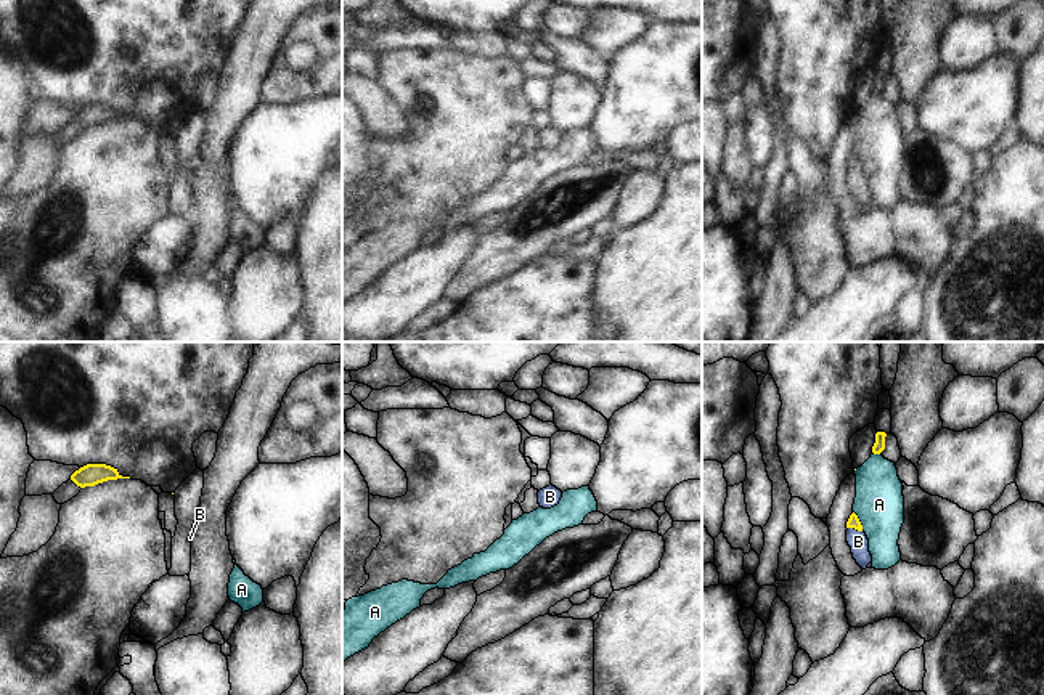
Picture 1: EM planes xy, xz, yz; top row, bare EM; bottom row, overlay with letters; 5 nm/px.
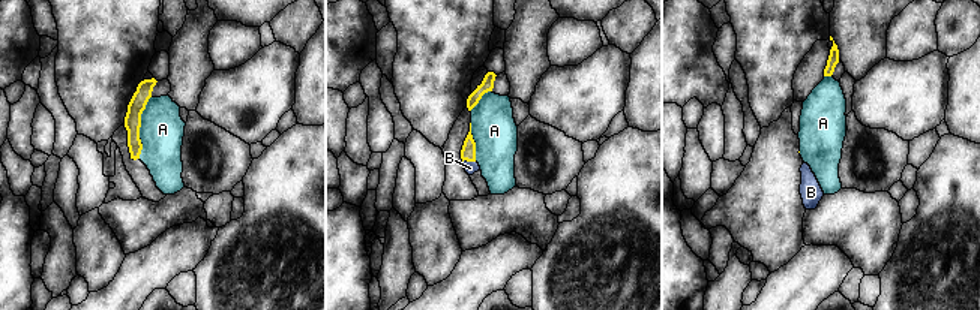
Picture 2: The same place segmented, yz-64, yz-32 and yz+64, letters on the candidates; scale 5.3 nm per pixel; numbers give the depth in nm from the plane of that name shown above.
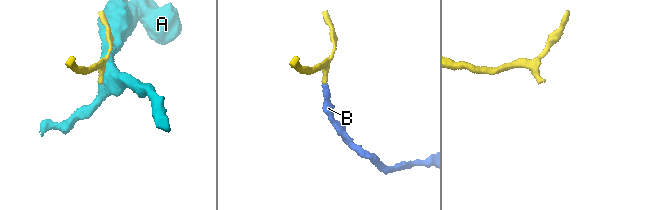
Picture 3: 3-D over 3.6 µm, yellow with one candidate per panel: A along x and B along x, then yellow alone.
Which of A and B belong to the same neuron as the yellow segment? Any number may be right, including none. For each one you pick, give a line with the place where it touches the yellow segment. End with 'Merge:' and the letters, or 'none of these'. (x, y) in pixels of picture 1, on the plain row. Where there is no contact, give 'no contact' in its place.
B: meets yellow in yz at (855, 169)
Merge: B

